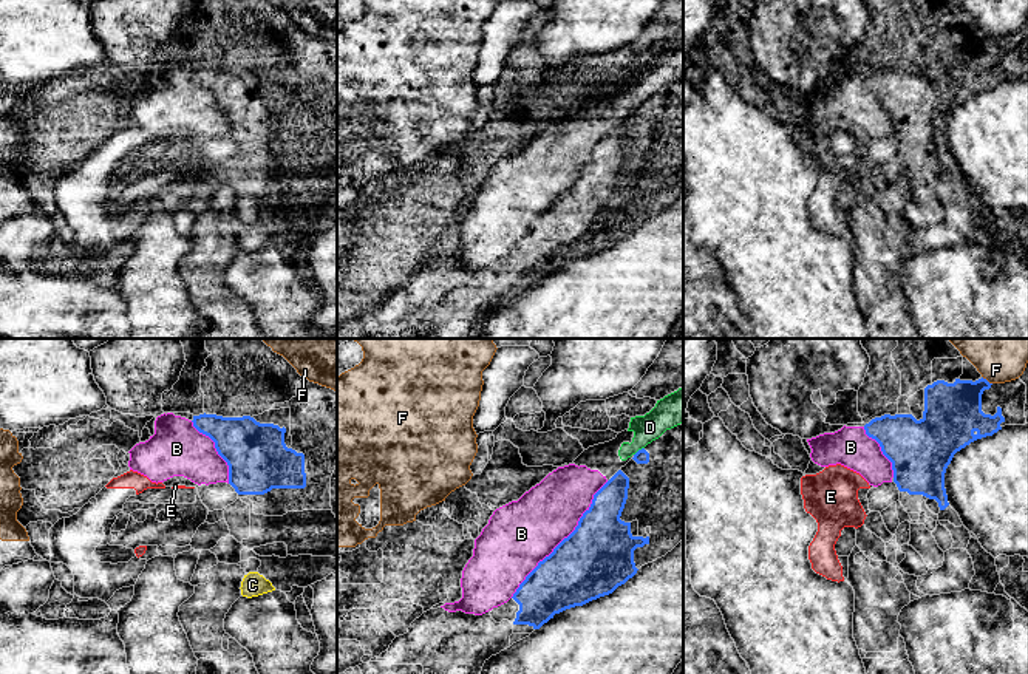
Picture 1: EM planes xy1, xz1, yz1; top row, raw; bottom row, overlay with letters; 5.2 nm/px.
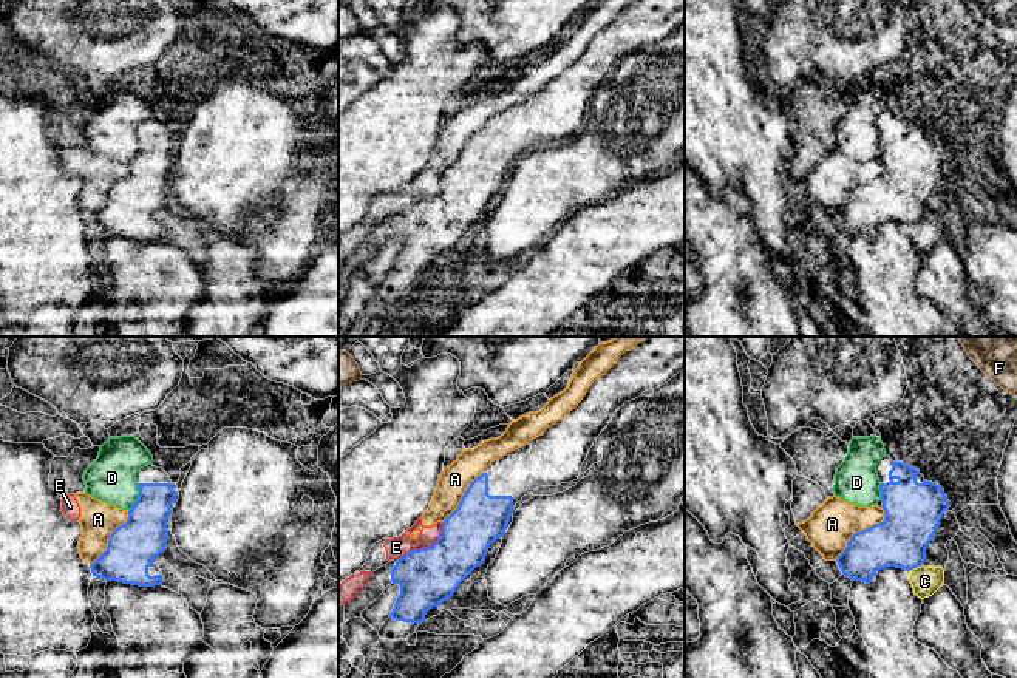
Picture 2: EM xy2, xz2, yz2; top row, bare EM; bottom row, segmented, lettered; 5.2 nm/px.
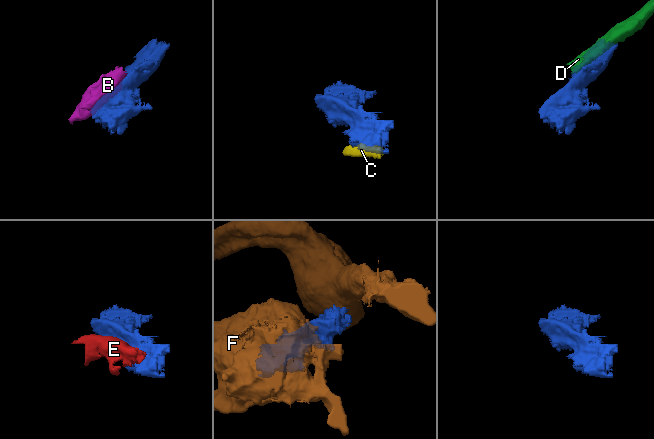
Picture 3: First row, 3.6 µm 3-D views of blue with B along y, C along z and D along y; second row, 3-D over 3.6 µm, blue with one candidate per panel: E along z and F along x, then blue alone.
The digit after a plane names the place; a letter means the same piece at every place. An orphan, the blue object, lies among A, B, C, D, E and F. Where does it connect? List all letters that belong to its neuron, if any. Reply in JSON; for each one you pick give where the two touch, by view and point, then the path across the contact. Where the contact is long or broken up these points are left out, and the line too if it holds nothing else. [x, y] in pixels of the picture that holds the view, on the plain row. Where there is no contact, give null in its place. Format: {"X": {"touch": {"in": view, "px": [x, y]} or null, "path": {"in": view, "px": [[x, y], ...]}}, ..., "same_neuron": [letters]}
{"same_neuron": []}

